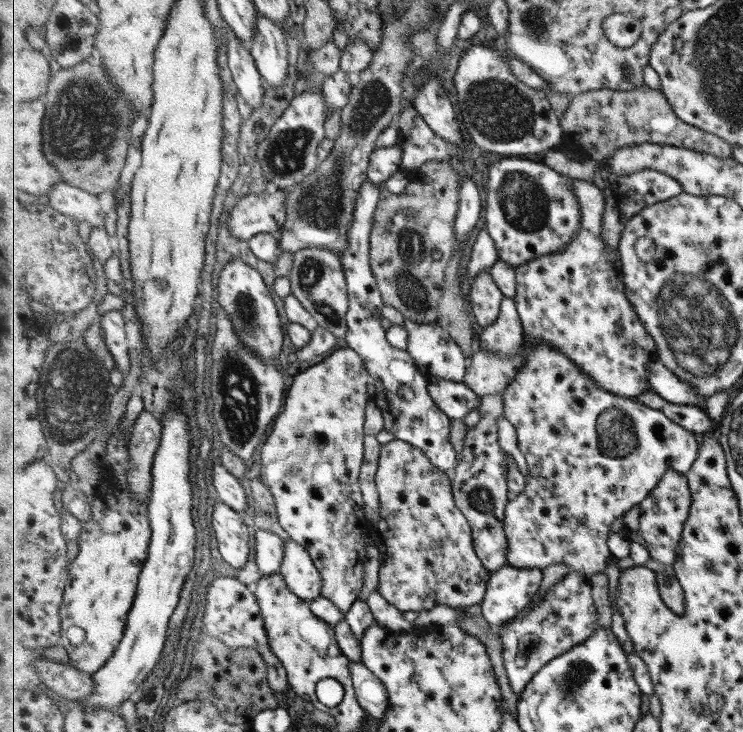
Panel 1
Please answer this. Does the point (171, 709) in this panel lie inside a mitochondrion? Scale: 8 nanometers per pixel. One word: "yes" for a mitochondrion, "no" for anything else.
no

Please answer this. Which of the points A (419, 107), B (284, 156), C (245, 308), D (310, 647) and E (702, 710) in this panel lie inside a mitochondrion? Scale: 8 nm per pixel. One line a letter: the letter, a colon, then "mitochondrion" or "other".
A: other
B: mitochondrion
C: mitochondrion
D: mitochondrion
E: other

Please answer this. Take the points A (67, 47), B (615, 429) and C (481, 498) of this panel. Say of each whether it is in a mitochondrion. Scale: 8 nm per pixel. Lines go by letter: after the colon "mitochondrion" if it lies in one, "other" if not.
A: mitochondrion
B: mitochondrion
C: mitochondrion

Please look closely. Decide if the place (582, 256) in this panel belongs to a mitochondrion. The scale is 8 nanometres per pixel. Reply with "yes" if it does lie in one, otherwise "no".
no

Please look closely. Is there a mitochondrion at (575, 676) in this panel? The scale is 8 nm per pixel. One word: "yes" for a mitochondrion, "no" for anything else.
yes

